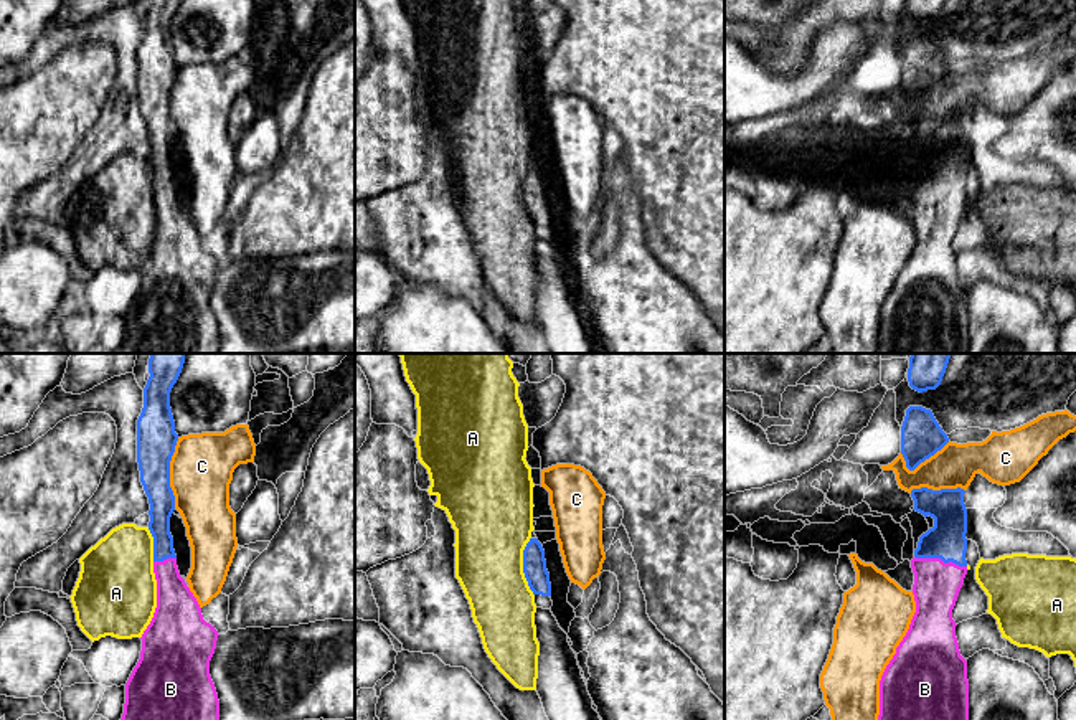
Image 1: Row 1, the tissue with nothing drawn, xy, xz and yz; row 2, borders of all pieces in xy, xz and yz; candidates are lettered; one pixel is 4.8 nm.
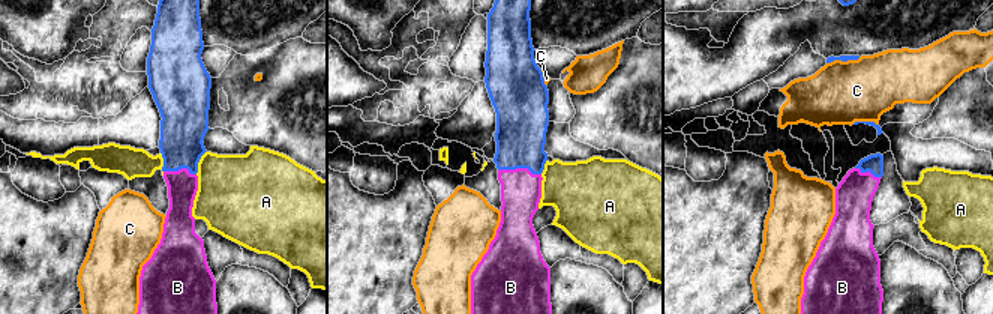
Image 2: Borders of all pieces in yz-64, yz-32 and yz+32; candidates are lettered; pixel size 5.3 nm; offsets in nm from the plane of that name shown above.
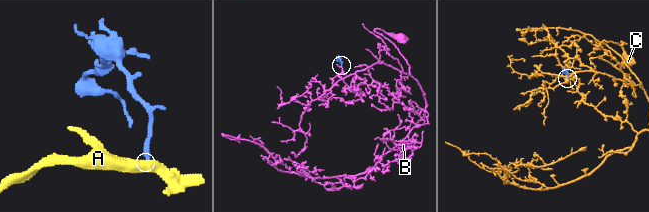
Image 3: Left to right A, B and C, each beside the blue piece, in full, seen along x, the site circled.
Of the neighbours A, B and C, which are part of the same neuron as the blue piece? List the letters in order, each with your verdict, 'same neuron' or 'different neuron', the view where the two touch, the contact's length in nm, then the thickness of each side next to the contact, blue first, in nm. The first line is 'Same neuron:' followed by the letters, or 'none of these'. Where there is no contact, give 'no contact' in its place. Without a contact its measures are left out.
Same neuron: B
A: different neuron; meets blue in xz; contact 280 nm long; 120 nm thick on the blue side, 360 nm on the other
B: same neuron; meets blue in yz; contact 260 nm long; 190 nm thick on the blue side, 220 nm on the other
C: different neuron; meets blue in xy; contact 340 nm long; 190 nm thick on the blue side, 300 nm on the other

